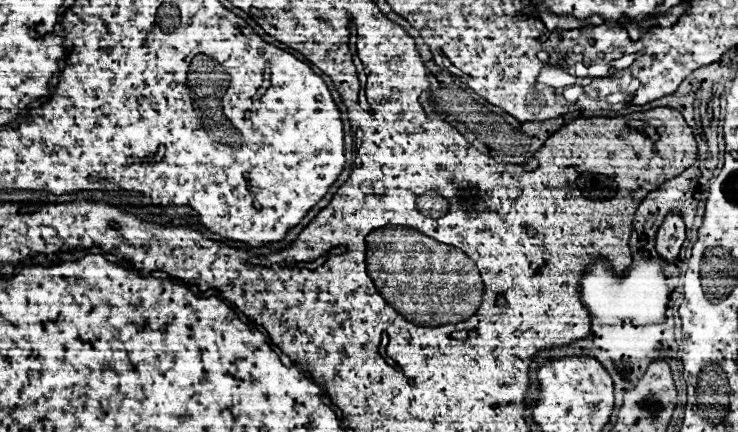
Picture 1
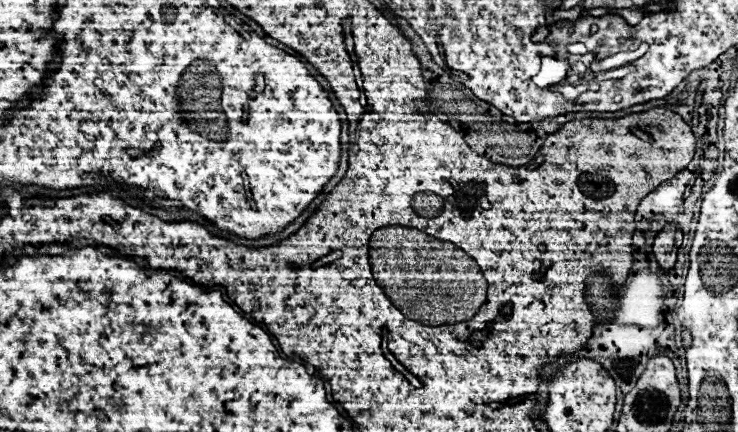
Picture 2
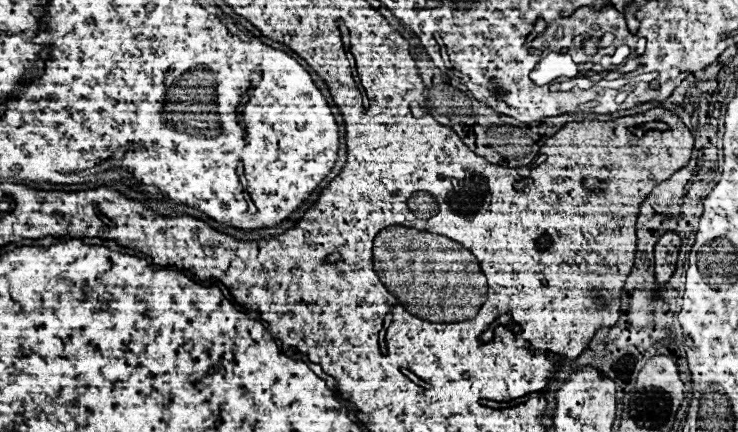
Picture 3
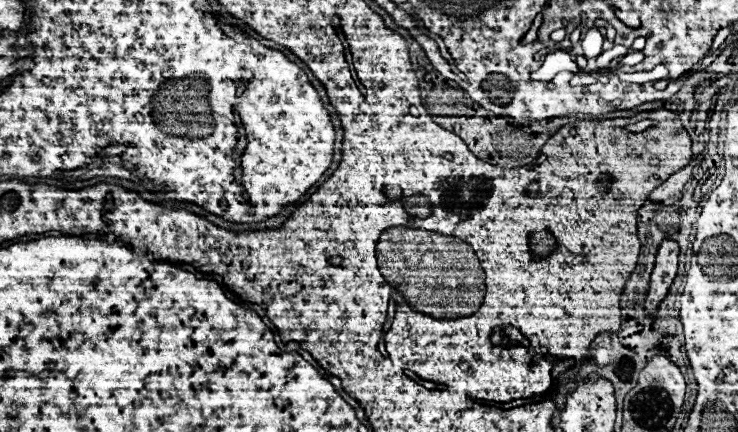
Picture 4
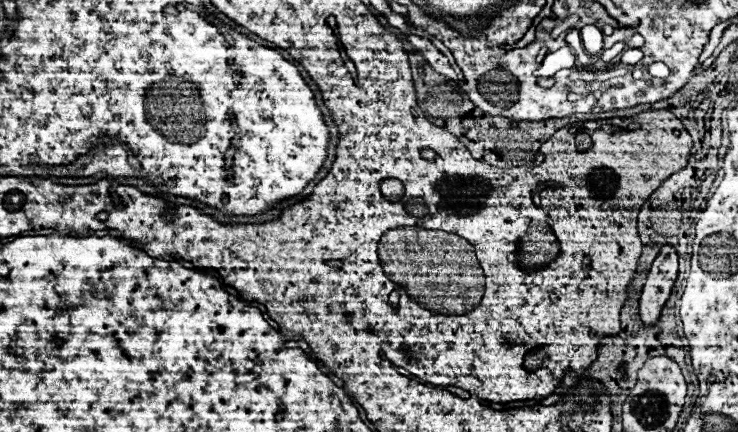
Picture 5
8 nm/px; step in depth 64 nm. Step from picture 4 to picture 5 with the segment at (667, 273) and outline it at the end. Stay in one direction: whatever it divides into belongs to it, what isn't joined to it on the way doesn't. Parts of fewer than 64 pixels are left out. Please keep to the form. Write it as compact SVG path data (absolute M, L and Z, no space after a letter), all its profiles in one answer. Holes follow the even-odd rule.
M664 246L648 270L640 298L640 320L644 326L654 326L660 320L662 308L670 298L678 274L678 256L672 246Z

